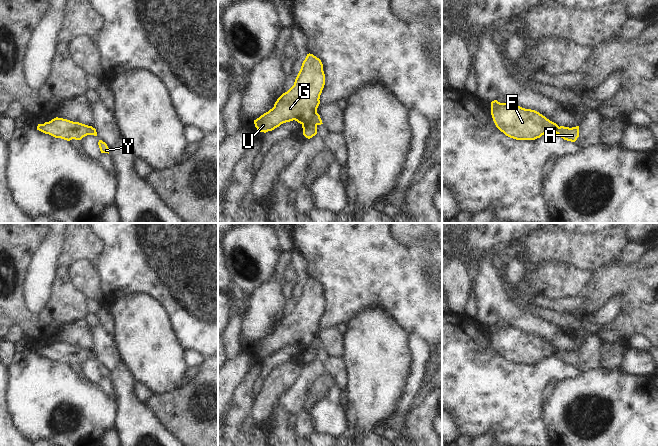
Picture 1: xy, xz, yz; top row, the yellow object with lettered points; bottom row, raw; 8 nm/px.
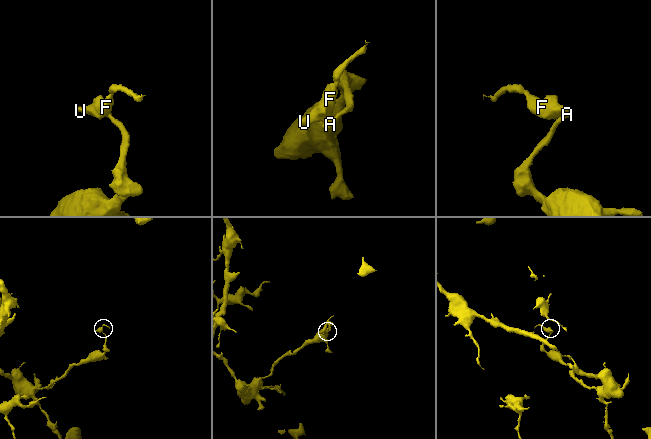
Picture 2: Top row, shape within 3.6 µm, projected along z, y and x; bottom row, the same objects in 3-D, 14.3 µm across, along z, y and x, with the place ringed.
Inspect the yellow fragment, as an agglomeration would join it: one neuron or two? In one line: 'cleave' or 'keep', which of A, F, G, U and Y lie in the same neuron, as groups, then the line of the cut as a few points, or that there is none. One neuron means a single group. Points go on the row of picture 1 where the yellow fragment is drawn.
cleave; A Y / F G U; cut in xz along (316, 111), (308, 121), (302, 124)

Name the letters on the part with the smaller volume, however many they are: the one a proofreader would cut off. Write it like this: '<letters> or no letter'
F, G, U

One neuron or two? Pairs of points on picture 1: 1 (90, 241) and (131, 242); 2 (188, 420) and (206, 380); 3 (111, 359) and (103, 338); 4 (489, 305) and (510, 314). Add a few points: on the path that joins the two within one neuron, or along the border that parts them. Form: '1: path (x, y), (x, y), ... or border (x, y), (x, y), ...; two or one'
1: border (95, 233), (103, 243), (103, 249), (94, 262); two
2: path (198, 410), (206, 402), (206, 390); one
3: path (107, 354), (103, 343); one
4: path (494, 305), (505, 310); one

